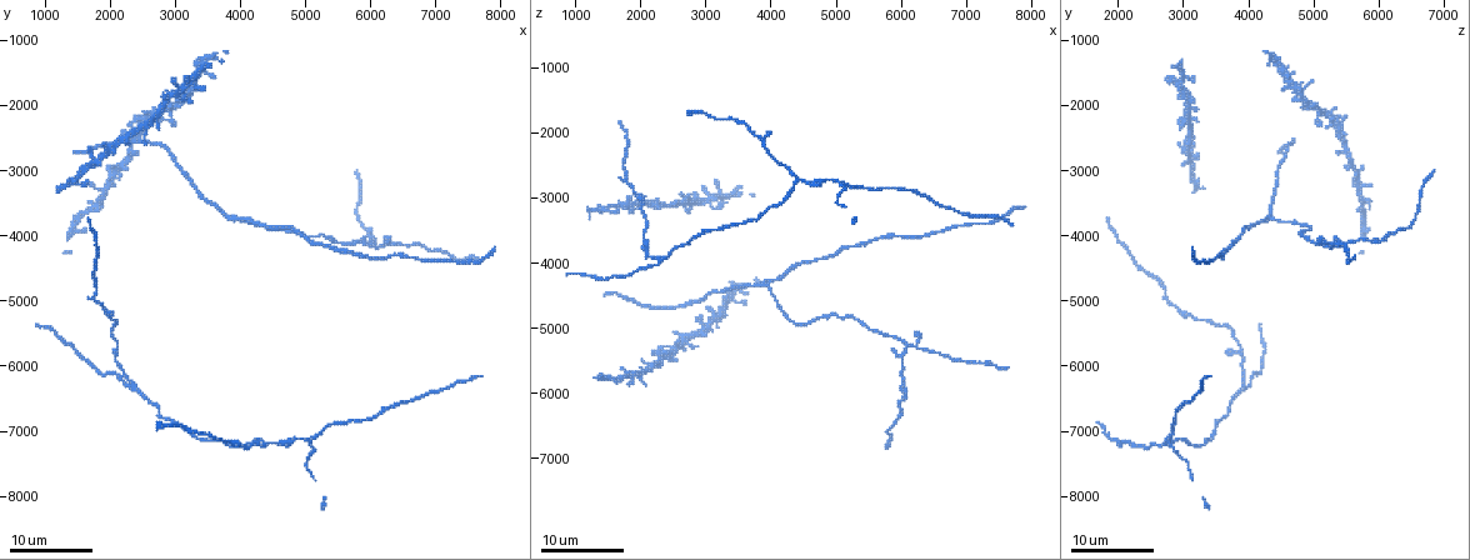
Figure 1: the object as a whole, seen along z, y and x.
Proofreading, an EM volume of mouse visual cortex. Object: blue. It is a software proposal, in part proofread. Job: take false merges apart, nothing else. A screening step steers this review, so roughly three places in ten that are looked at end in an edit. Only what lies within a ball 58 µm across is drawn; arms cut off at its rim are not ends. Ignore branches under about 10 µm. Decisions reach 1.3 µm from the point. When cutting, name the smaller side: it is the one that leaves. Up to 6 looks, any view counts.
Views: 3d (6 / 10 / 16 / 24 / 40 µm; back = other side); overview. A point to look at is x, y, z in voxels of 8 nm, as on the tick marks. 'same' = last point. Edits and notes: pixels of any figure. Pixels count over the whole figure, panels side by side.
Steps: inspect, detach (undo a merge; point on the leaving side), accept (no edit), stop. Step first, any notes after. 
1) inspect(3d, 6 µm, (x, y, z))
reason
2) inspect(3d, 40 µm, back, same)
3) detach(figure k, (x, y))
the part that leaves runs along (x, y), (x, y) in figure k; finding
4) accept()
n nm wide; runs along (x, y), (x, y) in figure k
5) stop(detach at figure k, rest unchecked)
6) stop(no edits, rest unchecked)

inspect(3d, 24 µm, (6100, 4150, 5300))
two arms at a narrow angle

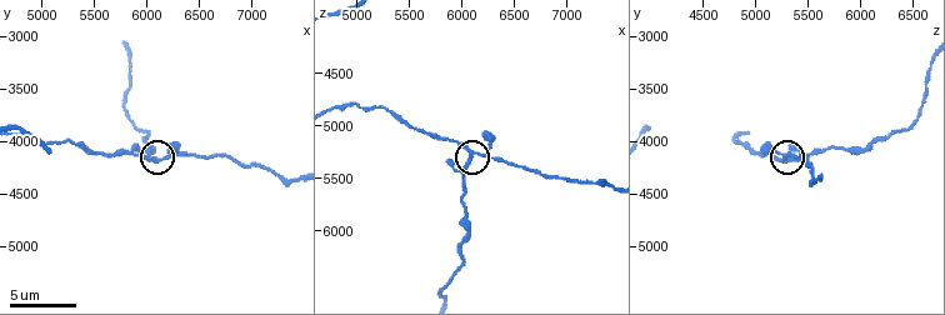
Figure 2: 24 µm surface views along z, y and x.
inspect(3d, 10 µm, (6080, 4160, 5260))

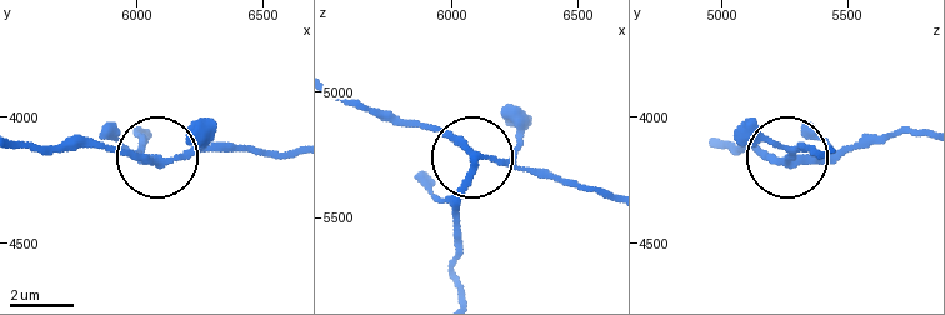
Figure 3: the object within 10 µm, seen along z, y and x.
accept()
4 arms; continuous, no second cell

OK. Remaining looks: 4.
inspect(3d, 16 µm, (3950, 3750, 4350))
arms part here

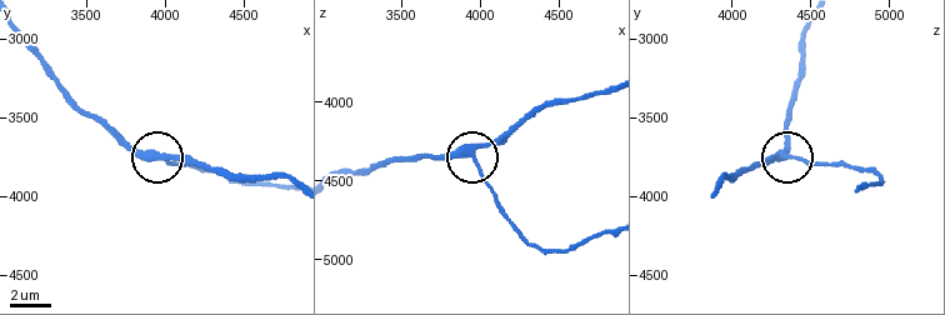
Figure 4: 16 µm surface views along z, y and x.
inspect(3d, 10 µm, (3960, 3740, 4340))

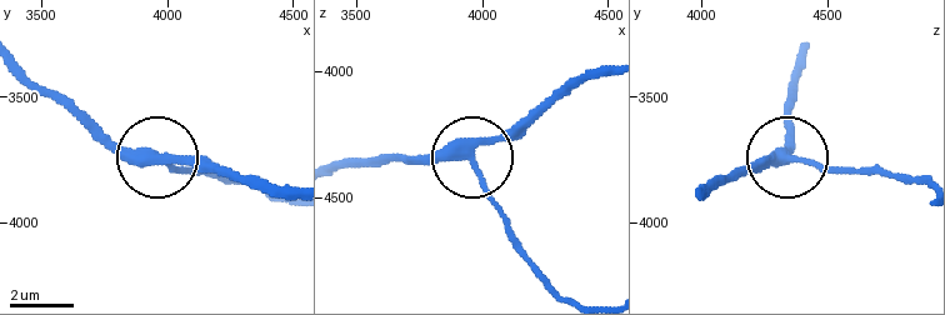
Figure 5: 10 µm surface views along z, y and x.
accept()
330 nm wide; all the same cell

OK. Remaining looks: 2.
inspect(3d, 16 µm, (2300, 6300, 3950))
a fork

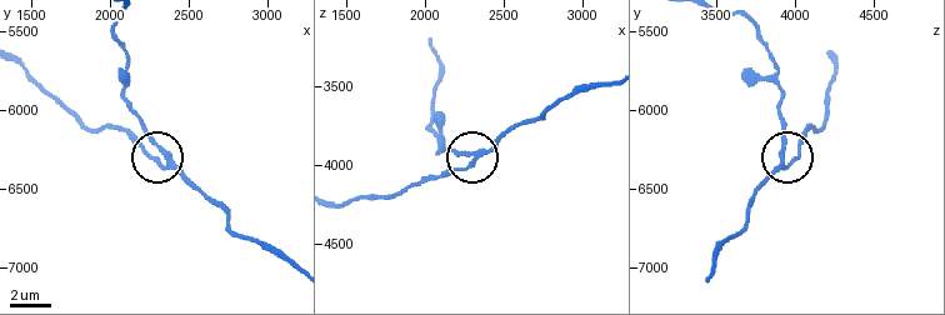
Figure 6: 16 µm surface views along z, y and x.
inspect(3d, 10 µm, (2320, 6340, 3980))

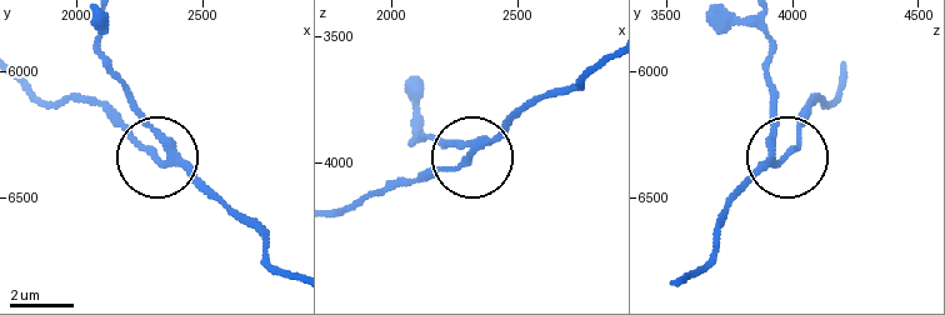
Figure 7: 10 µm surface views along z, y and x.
accept()
continuous, no second cell

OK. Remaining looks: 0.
stop(no edits, rest unchecked)

